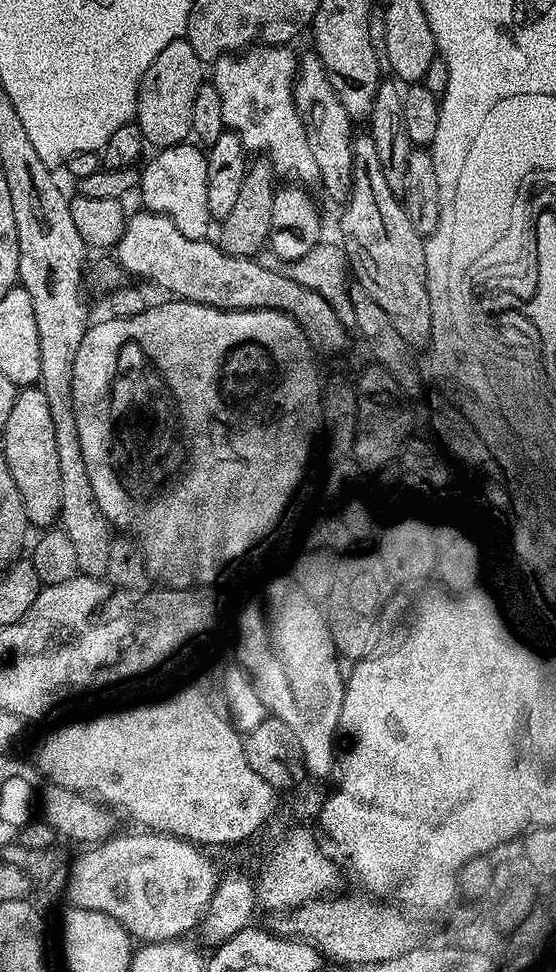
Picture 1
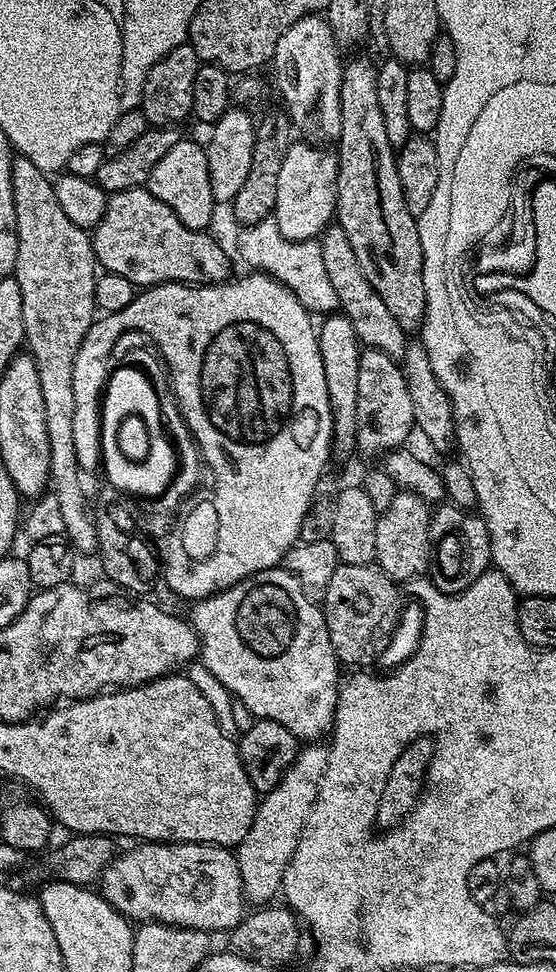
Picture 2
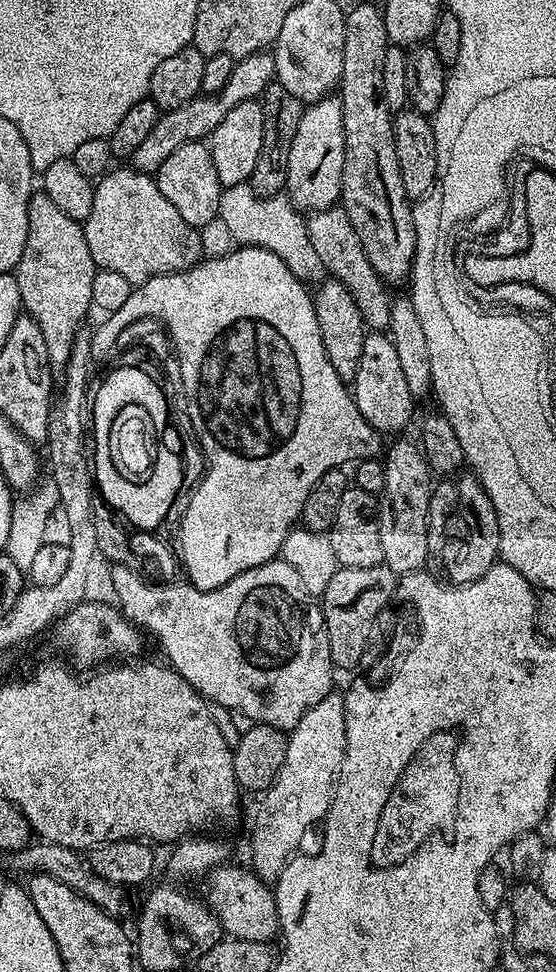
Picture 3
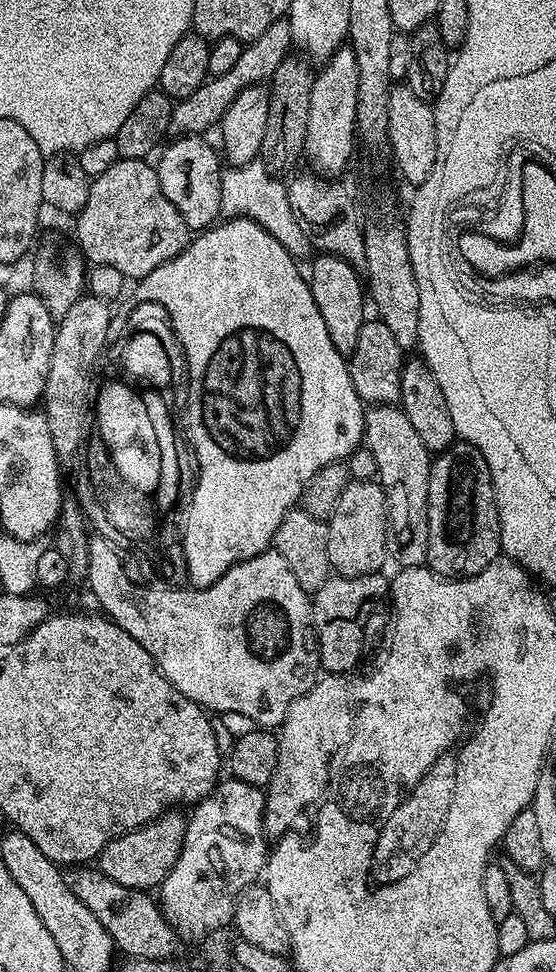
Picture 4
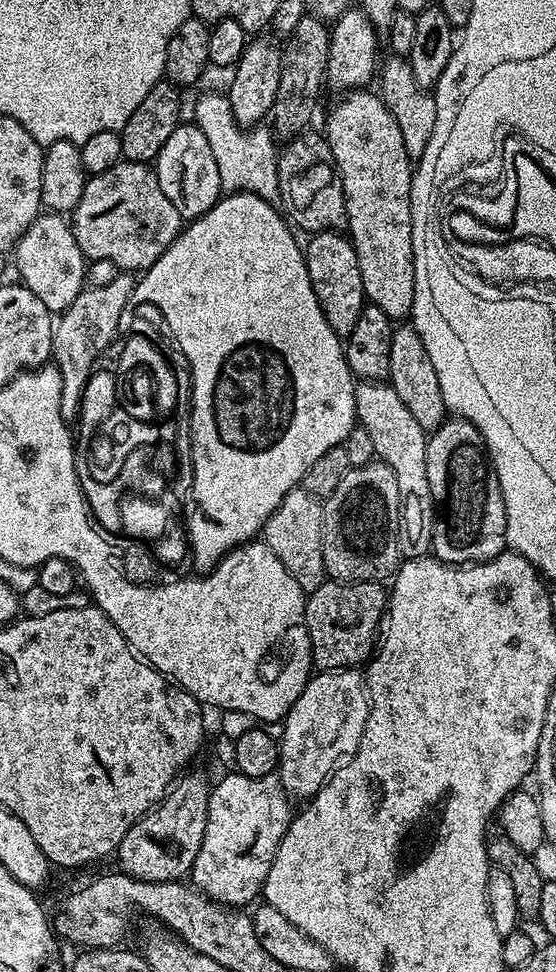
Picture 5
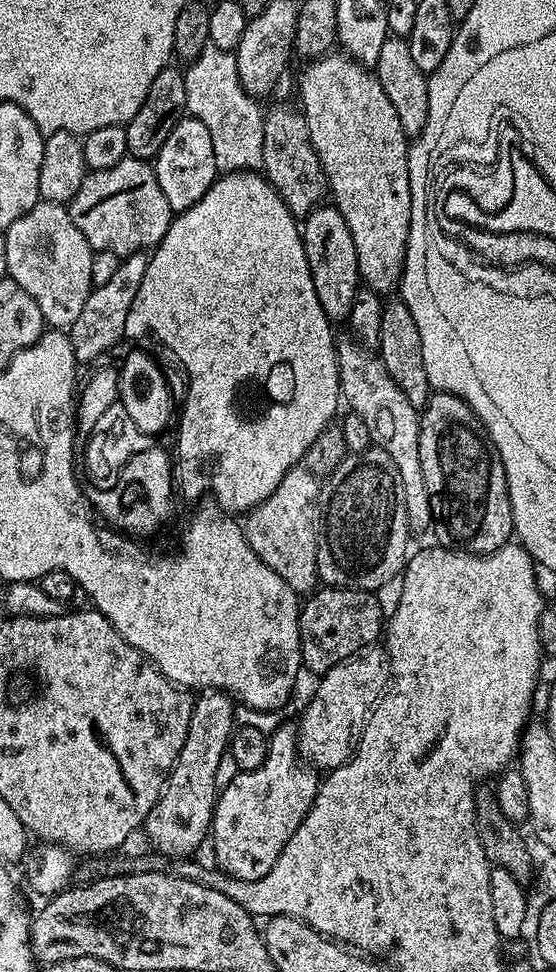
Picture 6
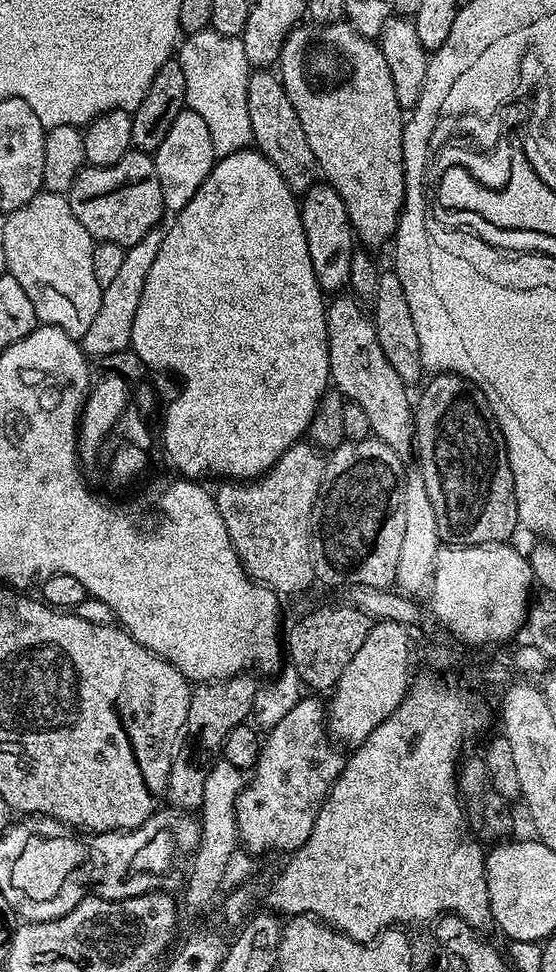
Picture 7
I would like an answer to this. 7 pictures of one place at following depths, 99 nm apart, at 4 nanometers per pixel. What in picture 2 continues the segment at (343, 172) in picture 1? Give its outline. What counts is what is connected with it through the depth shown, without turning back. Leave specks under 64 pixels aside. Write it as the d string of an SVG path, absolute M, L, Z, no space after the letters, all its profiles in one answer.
M309 14L302 17L282 38L278 38L278 46L274 50L270 61L270 69L276 75L276 88L284 99L283 111L287 112L288 119L297 133L300 132L308 142L336 142L340 139L342 130L342 106L340 105L340 91L342 90L342 74L344 64L340 60L341 49L336 43L334 34L330 30L327 19L320 14Z

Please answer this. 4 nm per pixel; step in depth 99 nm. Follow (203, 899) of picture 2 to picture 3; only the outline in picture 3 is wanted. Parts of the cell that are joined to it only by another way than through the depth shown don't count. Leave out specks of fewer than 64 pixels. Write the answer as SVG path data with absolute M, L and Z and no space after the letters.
M225 862L211 869L206 876L206 903L219 918L221 929L231 939L275 941L280 930L280 919L276 913L276 893L255 872L244 868L235 868L232 862Z

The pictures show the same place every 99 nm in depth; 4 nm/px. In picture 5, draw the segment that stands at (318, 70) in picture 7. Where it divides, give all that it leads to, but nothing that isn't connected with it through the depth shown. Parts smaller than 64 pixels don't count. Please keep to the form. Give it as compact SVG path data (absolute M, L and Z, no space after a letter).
M349 90L328 112L323 135L334 154L336 171L340 173L346 202L346 232L358 254L358 270L362 270L362 286L367 303L378 306L394 322L411 317L414 306L414 242L412 241L412 181L414 161L406 154L406 145L394 122L394 114L372 90Z

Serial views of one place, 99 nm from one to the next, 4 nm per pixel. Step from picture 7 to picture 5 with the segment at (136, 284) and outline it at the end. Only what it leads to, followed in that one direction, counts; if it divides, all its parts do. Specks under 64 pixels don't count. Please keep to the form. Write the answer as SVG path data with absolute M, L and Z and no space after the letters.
M121 274L106 286L85 287L83 292L70 302L68 309L59 313L52 334L54 363L62 374L62 418L75 421L80 415L80 404L87 380L96 368L96 360L106 346L117 339L120 315L128 308L128 300L134 296L134 280L131 275Z

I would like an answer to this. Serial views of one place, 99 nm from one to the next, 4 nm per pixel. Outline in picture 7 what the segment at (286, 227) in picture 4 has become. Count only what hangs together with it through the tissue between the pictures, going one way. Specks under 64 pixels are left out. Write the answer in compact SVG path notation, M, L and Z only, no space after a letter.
M209 28L189 33L184 40L176 59L185 75L187 109L201 115L209 127L210 142L218 158L247 149L251 145L252 131L246 86L252 67L246 58L243 41L239 37L220 35Z

